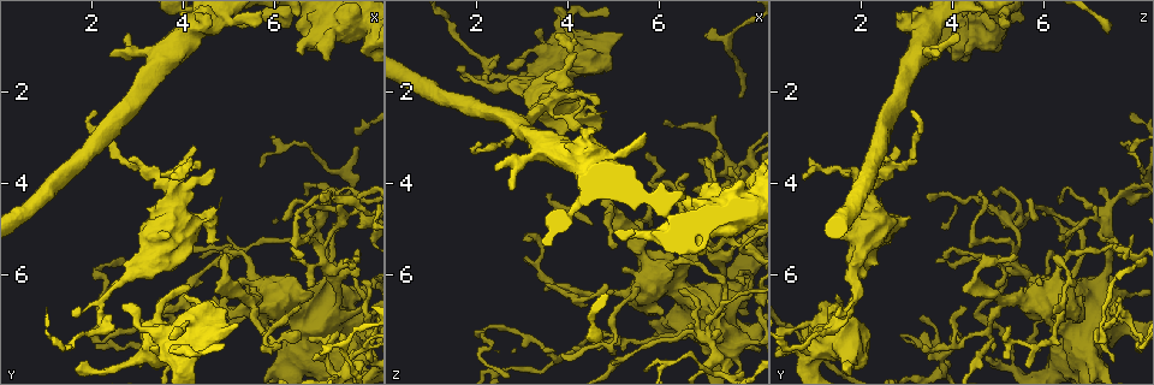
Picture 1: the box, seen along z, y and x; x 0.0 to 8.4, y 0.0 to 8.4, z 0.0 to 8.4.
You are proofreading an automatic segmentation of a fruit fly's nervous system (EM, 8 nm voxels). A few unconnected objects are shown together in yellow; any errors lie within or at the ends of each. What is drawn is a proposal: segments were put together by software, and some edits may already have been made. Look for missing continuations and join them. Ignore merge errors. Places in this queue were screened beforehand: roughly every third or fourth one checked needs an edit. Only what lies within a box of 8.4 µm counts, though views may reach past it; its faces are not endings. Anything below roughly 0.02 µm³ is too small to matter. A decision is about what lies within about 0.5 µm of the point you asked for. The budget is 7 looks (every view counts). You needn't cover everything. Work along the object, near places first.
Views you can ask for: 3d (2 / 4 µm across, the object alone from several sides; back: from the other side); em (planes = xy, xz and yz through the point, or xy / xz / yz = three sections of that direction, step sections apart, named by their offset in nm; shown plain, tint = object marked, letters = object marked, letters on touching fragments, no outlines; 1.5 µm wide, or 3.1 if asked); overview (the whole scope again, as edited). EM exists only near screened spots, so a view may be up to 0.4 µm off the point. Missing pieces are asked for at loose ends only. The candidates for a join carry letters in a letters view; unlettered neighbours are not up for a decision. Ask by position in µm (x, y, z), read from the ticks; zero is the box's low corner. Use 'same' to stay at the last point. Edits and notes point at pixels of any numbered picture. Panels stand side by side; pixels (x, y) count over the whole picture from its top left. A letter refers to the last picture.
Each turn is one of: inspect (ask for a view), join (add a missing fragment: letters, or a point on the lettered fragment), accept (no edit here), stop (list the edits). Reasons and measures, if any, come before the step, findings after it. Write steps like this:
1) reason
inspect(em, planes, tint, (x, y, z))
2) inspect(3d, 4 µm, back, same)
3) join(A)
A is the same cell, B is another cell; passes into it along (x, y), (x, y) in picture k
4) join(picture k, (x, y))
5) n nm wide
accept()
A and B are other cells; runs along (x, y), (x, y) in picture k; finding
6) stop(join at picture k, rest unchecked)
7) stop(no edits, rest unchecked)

an open end
inspect(em, yz, step 8, tint, (7.55, 5.80, 3.65))

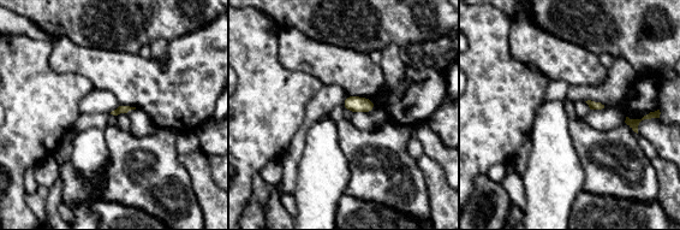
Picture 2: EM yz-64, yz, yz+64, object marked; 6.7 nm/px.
cut it another way
inspect(em, planes, letters, same)

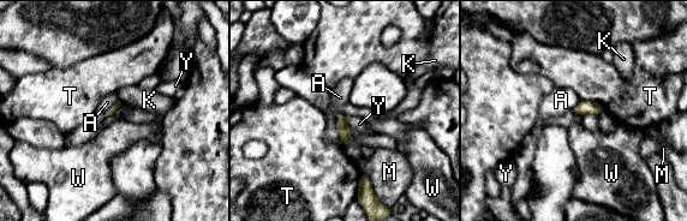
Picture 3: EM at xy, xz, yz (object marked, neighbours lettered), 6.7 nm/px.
accept()
A, K, M, T, W and Y are other cells; border along (345, 115), (345, 120), (351, 127) in picture 3; none of them fits

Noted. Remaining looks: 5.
thick end
inspect(em, planes, plain, (7.15, 1.30, 4.00))

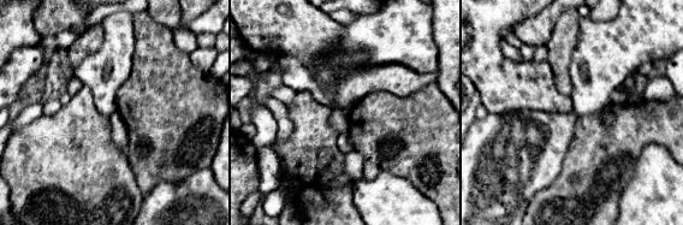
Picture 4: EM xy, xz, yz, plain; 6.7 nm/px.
inspect(em, planes, letters, same)

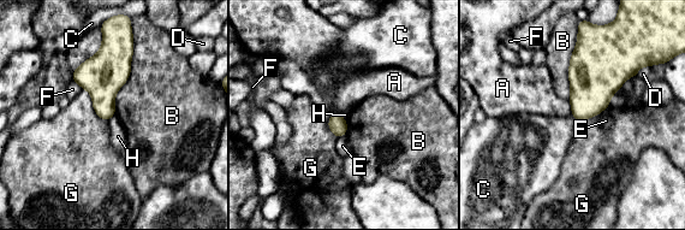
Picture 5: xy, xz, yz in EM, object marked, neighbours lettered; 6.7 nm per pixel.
B touches over 550 nm
accept()
A, B, C, D, E, F, G and H are other cells; border along (114, 114), (107, 121) in picture 5; no lettered fragment goes on from it

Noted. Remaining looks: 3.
inspect(em, planes, letters, (3.75, 3.90, 0.80))

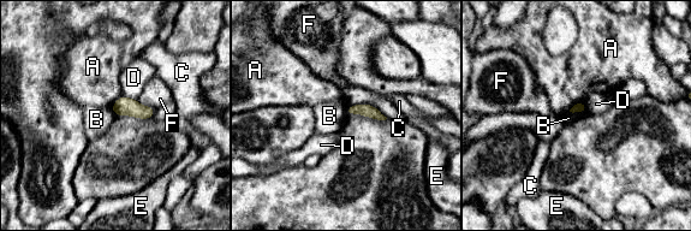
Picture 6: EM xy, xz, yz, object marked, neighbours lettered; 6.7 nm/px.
F touches over 160 nm
accept()
A, B, C, D, E and F are other cells; no lettered fragment goes on from it

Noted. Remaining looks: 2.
stop(no edits, rest unchecked)

